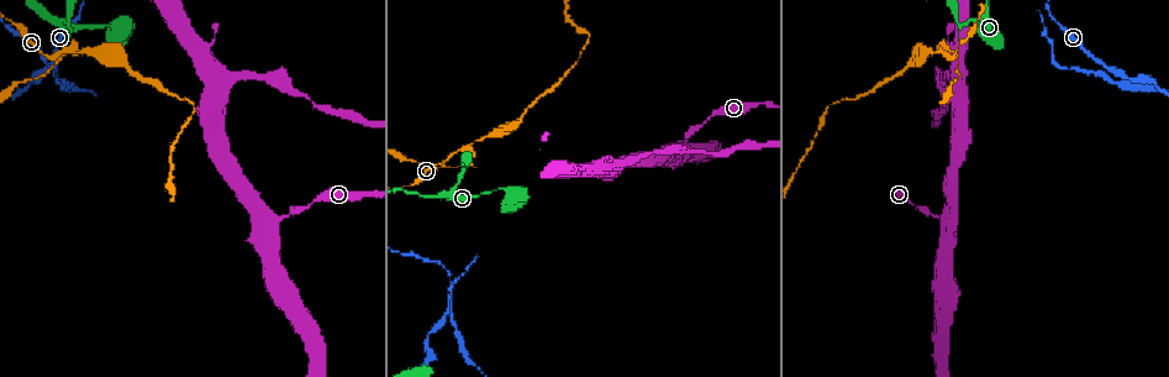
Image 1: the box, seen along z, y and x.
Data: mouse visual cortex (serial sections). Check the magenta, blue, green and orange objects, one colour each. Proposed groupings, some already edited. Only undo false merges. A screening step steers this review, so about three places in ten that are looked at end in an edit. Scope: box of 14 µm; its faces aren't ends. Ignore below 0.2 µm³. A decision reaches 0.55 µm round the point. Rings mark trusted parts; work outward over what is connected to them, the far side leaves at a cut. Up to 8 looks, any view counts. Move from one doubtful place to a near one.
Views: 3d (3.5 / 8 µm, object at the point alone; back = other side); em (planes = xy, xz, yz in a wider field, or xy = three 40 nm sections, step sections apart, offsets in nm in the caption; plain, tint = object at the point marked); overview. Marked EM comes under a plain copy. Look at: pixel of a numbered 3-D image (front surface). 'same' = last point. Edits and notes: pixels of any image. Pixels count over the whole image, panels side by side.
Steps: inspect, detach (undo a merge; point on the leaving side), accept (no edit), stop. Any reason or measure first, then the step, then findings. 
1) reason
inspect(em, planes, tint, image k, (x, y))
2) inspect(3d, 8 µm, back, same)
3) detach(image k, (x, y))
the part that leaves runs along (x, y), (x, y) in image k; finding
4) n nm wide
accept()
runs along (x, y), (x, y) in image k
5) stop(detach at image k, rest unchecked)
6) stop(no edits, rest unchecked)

a narrow waist
inspect(3d, 3.5 µm, image 1, (272, 217))

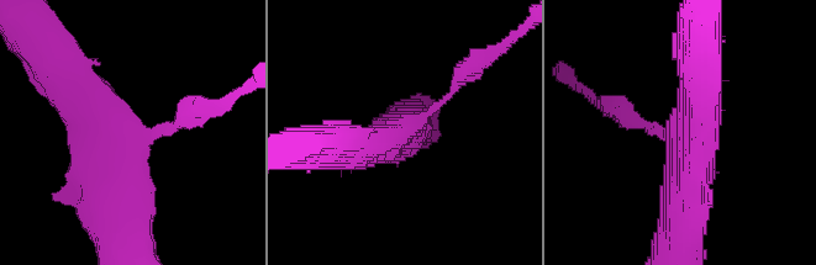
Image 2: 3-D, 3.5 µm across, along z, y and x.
inspect(em, xy, step 2, tint, image 2, (413, 124))

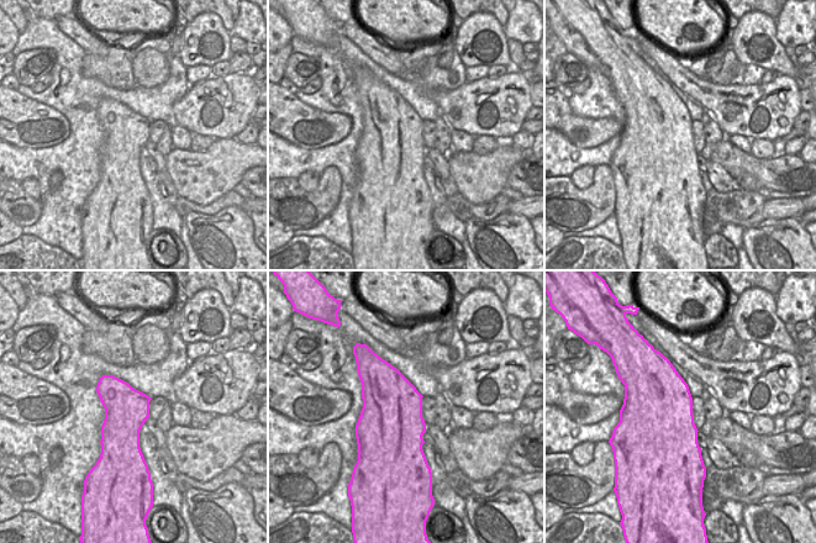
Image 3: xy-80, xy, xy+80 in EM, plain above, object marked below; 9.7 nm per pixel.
accept()
runs along (469, 68), (416, 122), (356, 147) in image 2; one cell here

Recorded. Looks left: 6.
narrows sharply
inspect(3d, 3.5 µm, image 1, (943, 49))

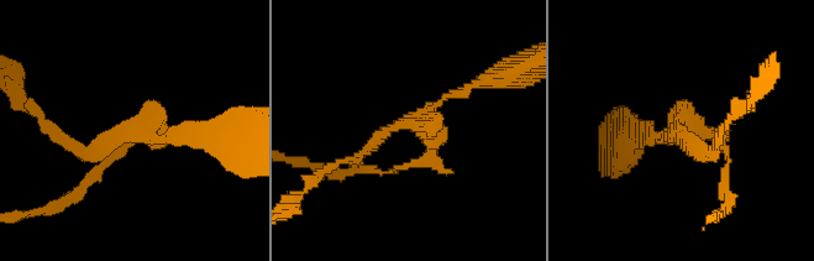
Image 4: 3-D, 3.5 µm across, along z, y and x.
inspect(em, xy, step 2, tint, image 4, (676, 130))

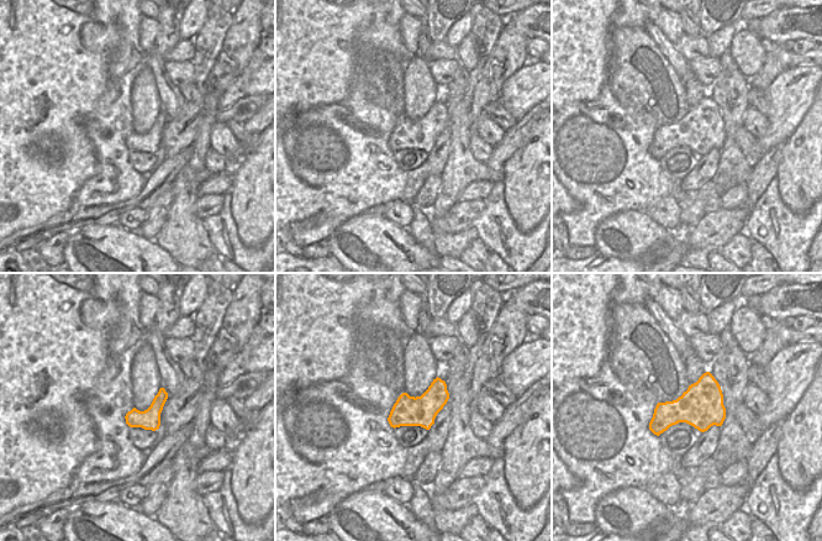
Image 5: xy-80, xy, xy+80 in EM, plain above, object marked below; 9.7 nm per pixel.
inspect(em, xy, step 3, tint, same)

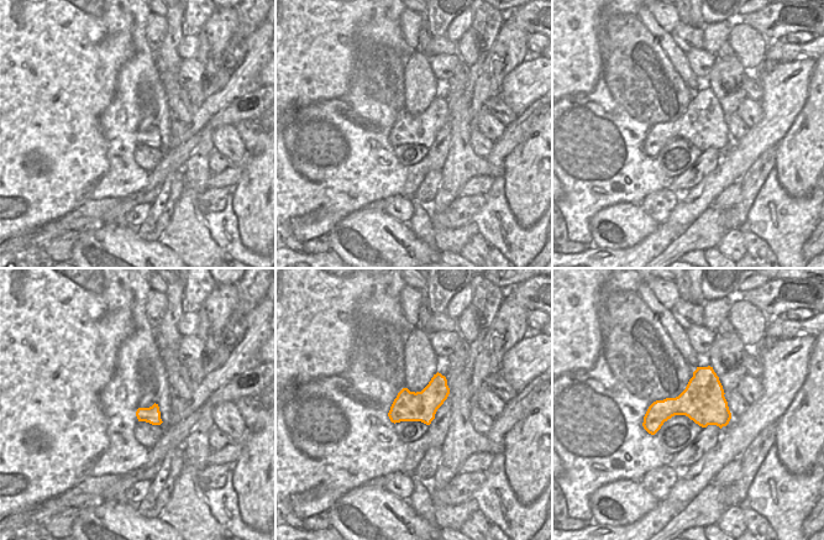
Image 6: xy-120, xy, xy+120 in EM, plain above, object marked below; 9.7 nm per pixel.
detach(image 4, (115, 156))
the part that leaves runs along (425, 160), (384, 172), (365, 166), (342, 172) in image 4; a second cell is stuck on

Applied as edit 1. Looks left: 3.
a fork
inspect(3d, 3.5 µm, image 1, (1105, 62))

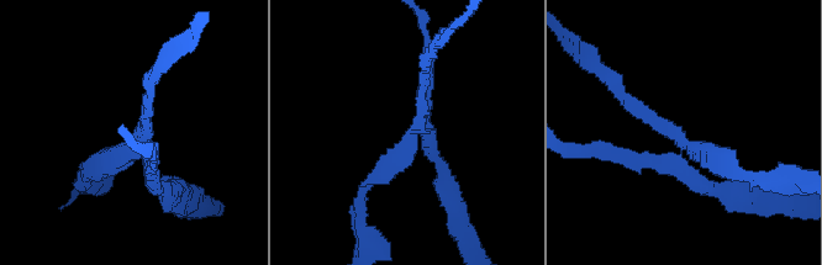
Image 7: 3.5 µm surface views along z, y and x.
inspect(em, xy, step 2, tint, image 7, (416, 127))

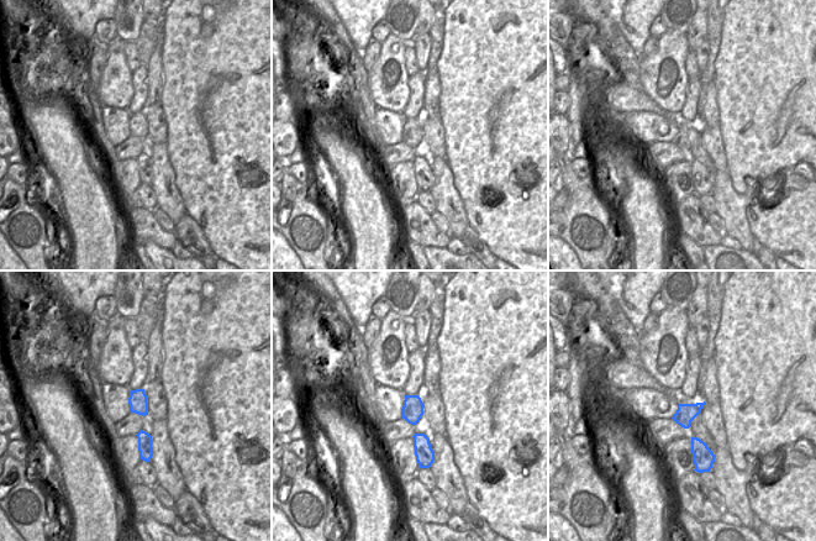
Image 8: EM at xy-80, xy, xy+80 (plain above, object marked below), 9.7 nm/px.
detach(image 7, (168, 181))
the part that leaves runs along (146, 154), (153, 185), (180, 192) in image 7; a second cell is stuck on

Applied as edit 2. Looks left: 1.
stop(detach at image 4, detach at image 7, rest unchecked)

